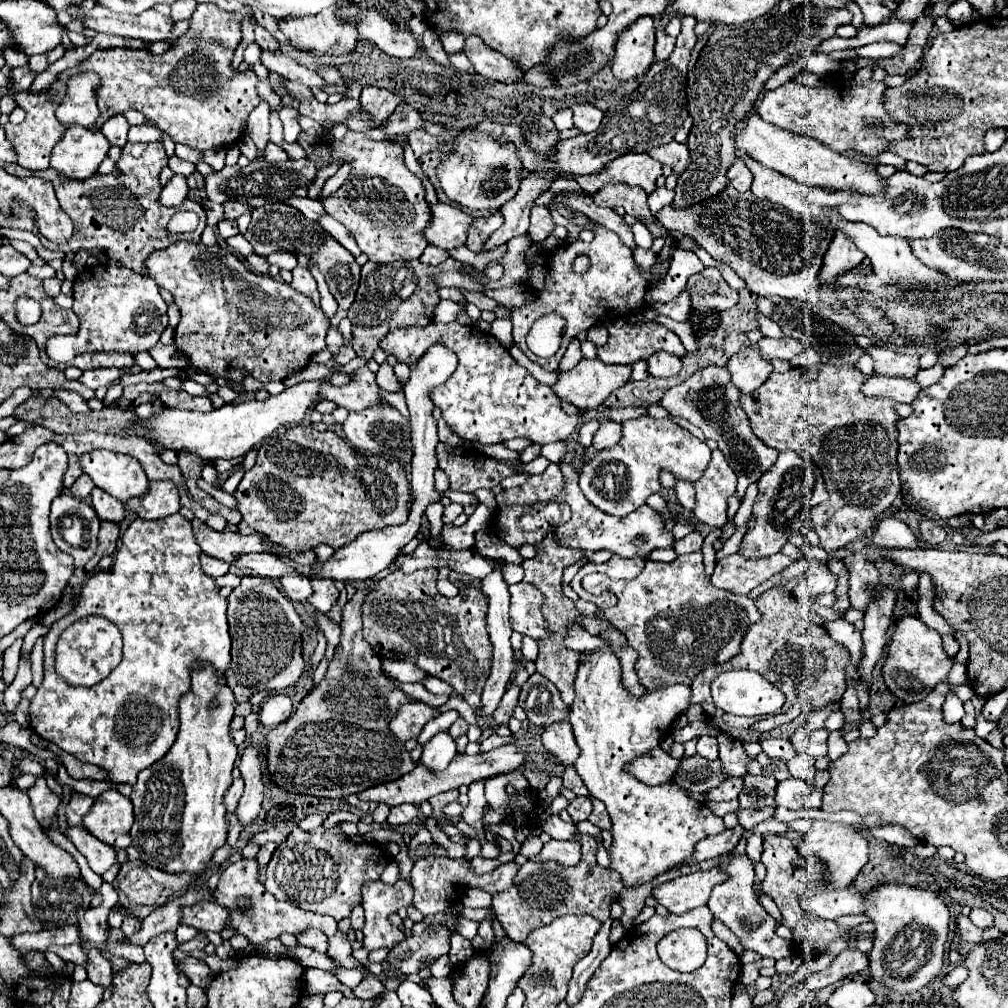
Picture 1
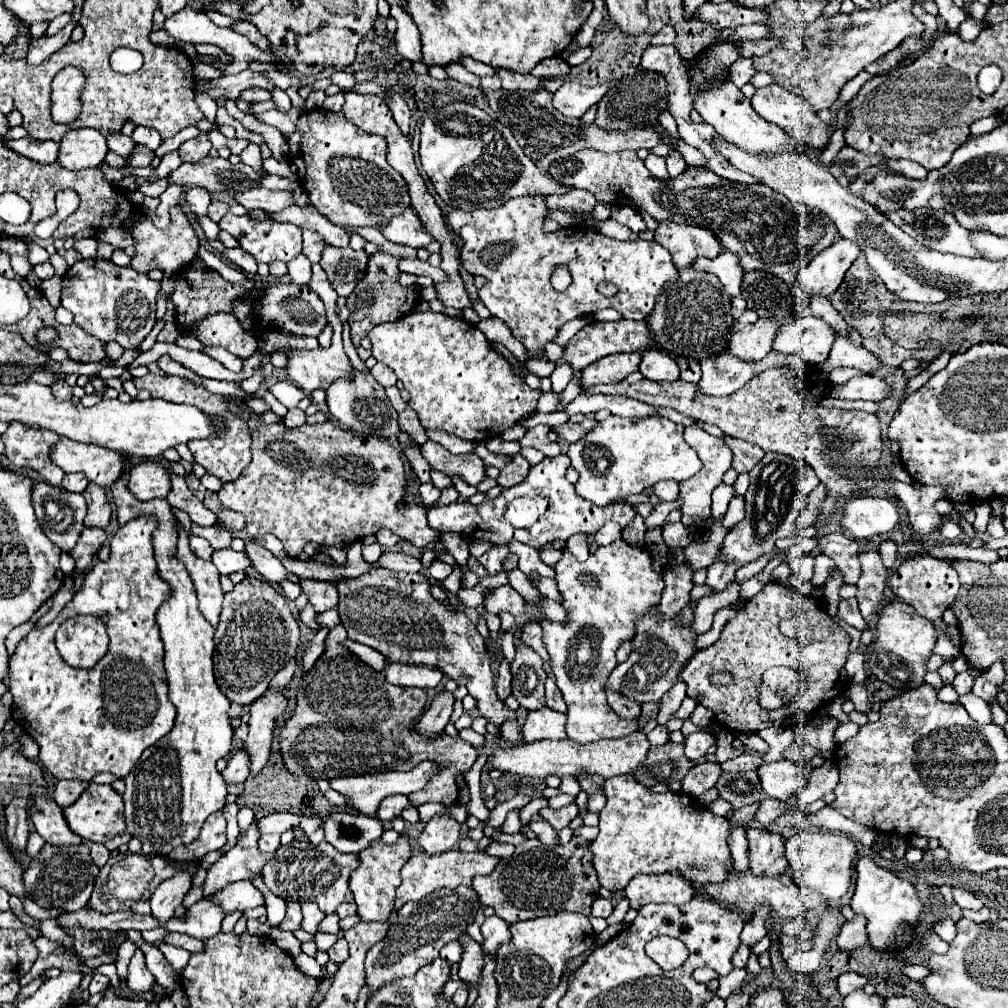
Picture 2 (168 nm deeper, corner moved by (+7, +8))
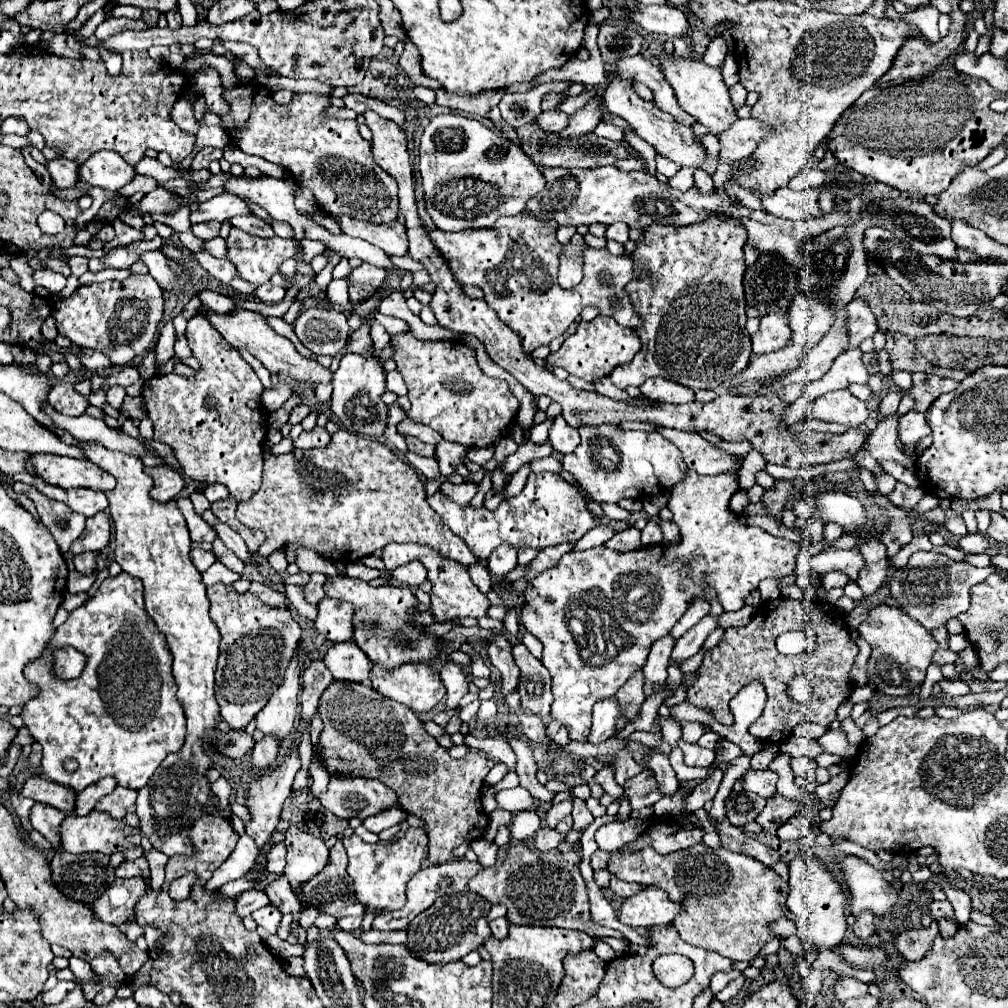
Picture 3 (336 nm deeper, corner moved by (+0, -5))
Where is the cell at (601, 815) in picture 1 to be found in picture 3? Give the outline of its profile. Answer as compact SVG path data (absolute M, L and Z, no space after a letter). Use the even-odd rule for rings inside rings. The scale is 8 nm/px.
M602 768L600 772L596 772L594 774L594 780L602 786L602 790L606 792L606 794L610 794L614 800L618 800L622 794L624 794L624 790L614 782L614 772L610 770L610 768Z

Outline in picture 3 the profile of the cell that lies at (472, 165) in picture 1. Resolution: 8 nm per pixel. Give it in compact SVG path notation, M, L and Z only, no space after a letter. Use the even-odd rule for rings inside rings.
M460 114L434 116L420 136L420 174L426 210L440 230L490 228L502 216L524 212L526 202L544 190L544 176L528 154L500 132Z

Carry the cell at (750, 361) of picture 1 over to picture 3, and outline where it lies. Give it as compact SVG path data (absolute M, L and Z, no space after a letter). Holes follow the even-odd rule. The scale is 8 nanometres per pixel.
M788 310L762 316L760 330L752 336L752 354L762 356L784 348L790 340Z

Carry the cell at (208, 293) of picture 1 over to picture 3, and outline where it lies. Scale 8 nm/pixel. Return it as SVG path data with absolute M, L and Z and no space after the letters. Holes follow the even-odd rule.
M322 308L302 310L294 326L300 342L316 356L338 354L346 346L346 338L350 334L346 316L342 312L330 312Z

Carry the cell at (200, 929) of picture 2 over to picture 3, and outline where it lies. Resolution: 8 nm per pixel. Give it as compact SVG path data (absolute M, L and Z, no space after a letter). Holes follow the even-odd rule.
M246 890L242 894L238 894L234 898L234 904L236 904L236 916L240 918L246 918L248 914L252 914L254 910L266 906L270 900L264 892L256 892L256 890Z

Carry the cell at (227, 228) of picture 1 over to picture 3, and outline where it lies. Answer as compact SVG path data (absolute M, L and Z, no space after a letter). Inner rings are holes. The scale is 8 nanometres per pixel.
M238 228L230 230L226 242L228 242L228 260L238 268L238 276L258 286L268 282L278 272L280 264L286 258L298 254L300 248L300 244L294 238L292 240L284 240L280 236L258 238Z

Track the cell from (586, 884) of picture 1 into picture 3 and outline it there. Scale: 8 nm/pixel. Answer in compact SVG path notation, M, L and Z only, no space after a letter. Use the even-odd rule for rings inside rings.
M514 842L510 844L508 852L498 852L496 866L484 868L484 872L480 872L480 876L474 876L468 886L490 904L504 904L508 908L506 920L514 926L558 926L588 932L596 938L614 936L626 940L620 932L592 922L588 888L586 880L580 874L580 862L582 848L570 850L566 854L558 850L538 852L532 846Z

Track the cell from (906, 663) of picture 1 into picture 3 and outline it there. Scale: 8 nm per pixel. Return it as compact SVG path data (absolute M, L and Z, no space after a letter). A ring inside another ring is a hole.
M876 606L868 614L868 622L864 620L858 626L858 634L872 646L872 654L868 660L868 678L888 696L908 696L916 688L922 686L926 678L926 668L932 662L934 652L938 650L938 642L932 638L928 630L922 628L916 620L904 614L900 608Z

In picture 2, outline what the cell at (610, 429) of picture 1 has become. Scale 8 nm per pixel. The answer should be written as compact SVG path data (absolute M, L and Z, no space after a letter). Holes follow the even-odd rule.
M585 419L585 421L581 421L581 423L563 423L563 425L553 427L553 431L557 433L559 439L565 439L565 441L573 443L573 441L581 439L589 429L593 429L595 423L597 423L597 421L593 421L593 419Z

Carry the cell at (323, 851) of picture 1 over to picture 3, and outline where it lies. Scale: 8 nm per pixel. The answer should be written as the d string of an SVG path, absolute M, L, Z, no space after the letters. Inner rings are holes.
M338 840L332 848L330 848L330 860L326 864L326 868L322 872L318 872L314 878L310 878L306 884L302 884L298 888L298 892L294 892L298 896L298 900L302 902L304 908L318 908L320 912L326 912L330 916L344 918L344 916L362 916L364 914L364 906L358 904L356 894L354 894L354 882L346 872L348 860L346 860L346 852L342 842Z

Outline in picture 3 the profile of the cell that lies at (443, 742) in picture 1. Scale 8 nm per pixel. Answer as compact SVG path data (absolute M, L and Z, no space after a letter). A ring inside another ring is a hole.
M448 662L440 670L440 678L448 690L446 692L446 710L454 710L458 702L462 700L462 696L468 692L468 676L460 666L456 666L454 662Z

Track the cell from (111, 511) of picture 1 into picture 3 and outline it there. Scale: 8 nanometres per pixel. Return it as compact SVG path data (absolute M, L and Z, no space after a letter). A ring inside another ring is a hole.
M98 512L96 516L86 520L84 534L80 536L80 540L76 540L76 544L72 544L72 554L100 552L108 546L108 542L110 542L110 520L106 512Z

